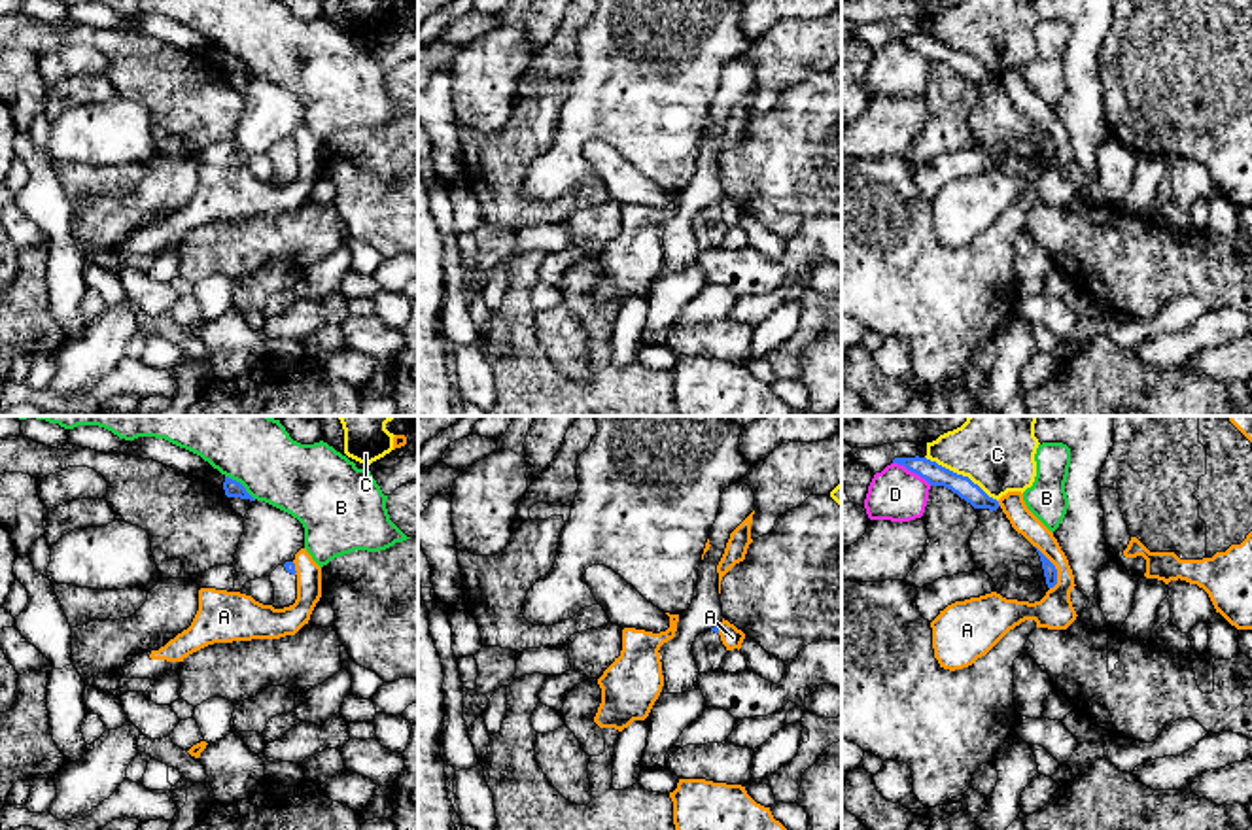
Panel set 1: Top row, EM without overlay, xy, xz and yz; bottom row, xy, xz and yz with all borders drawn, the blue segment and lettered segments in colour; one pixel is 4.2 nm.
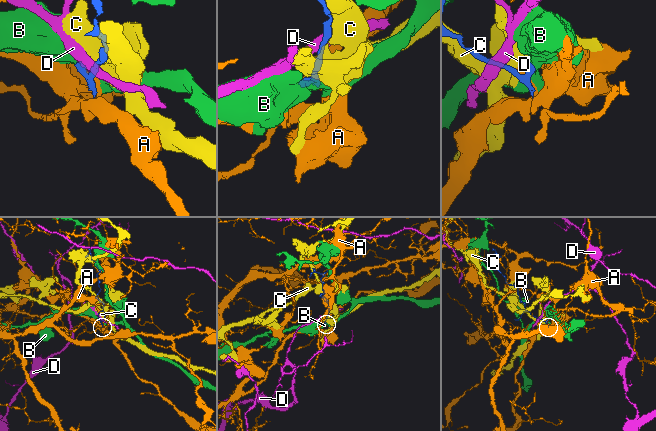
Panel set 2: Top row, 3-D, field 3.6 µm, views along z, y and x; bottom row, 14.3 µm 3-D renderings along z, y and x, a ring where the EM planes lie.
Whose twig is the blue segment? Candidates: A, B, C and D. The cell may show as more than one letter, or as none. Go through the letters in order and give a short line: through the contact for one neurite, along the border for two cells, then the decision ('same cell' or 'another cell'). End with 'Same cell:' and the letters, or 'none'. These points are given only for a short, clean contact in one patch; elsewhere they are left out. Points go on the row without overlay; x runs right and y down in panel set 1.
A: another cell
B: line xy (226, 51), (235, 55), (254, 76); another cell
C: another cell
D: line yz (893, 38), (918, 50), (931, 61); another cell
Same cell: none

